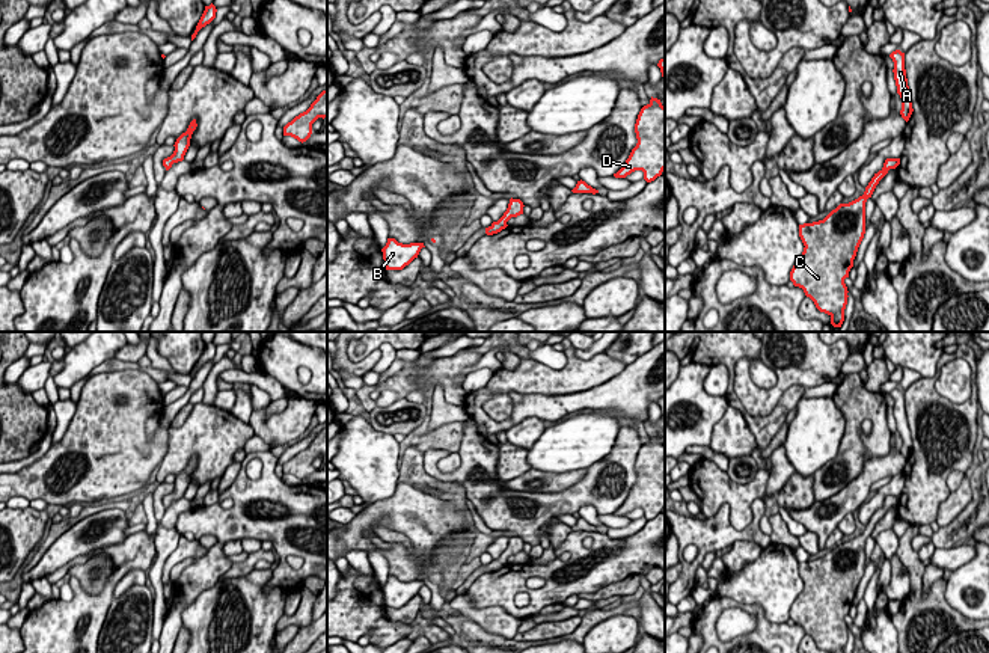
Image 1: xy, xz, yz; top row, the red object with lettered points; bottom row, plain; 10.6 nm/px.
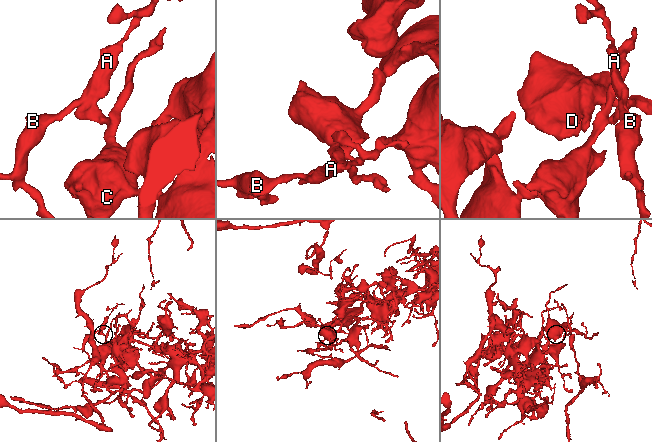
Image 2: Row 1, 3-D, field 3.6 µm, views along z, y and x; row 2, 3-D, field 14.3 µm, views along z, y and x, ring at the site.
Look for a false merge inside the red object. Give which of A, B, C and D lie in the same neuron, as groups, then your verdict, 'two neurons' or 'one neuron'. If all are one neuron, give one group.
groups A B / C D; two neurons

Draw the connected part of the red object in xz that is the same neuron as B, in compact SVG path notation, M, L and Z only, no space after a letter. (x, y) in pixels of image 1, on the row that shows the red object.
M387 238L386 246L381 249L386 270L403 270L415 258L418 258L424 243L403 244L395 238Z

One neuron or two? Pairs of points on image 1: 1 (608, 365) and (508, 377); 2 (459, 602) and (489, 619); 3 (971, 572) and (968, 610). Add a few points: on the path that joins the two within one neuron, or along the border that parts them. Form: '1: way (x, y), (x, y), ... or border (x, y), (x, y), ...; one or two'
1: way (584, 374), (572, 379), (532, 379); one
2: way (466, 607), (474, 614), (481, 616); one
3: way (962, 581), (959, 584), (959, 600); one

